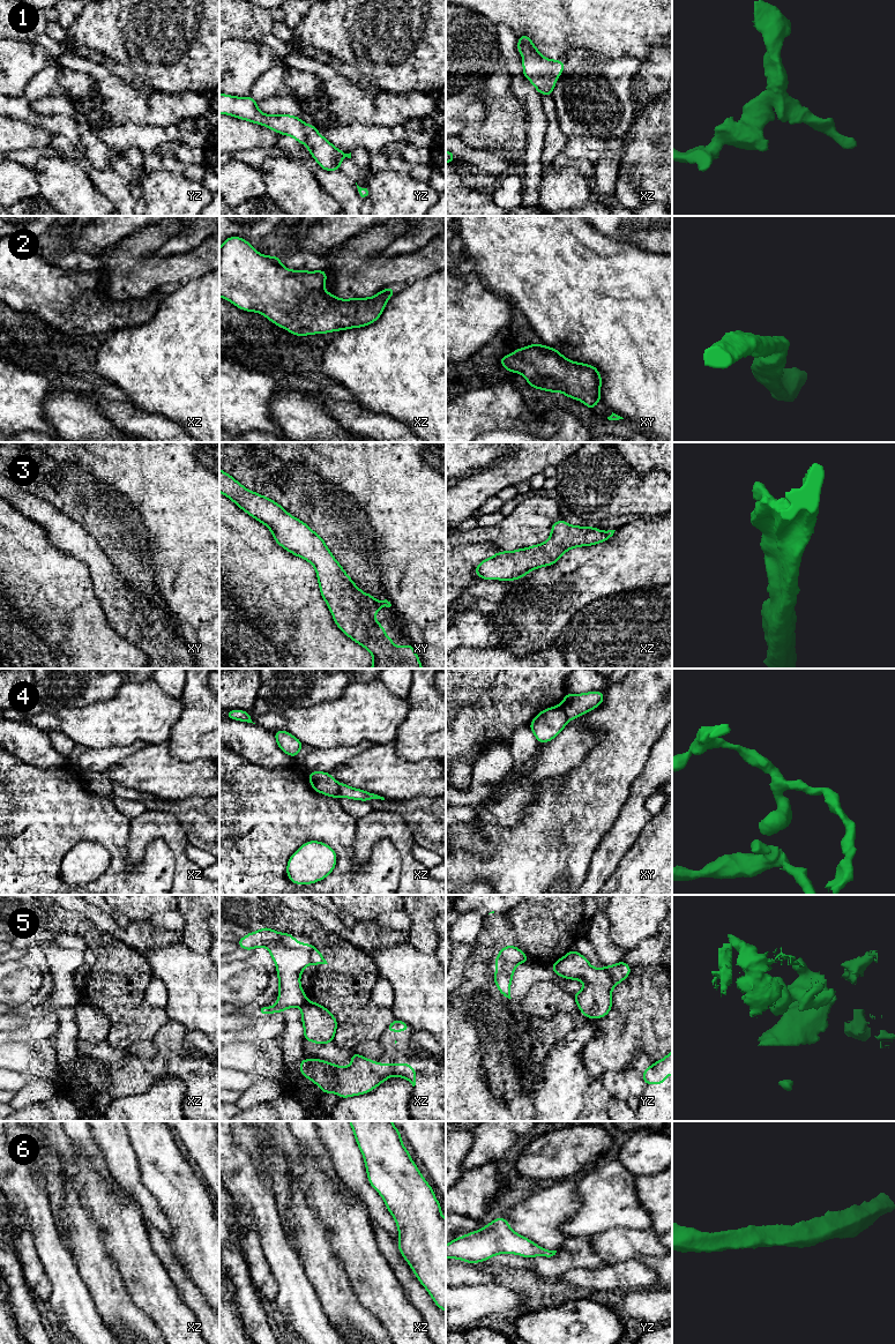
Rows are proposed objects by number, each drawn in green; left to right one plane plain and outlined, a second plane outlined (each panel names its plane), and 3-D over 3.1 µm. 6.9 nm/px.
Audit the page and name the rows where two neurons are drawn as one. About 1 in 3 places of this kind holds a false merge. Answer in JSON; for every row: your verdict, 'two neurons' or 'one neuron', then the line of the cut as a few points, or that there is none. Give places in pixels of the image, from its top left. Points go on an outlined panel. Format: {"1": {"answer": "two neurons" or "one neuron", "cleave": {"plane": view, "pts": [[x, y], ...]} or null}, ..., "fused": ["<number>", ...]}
{"1": {"answer": "one neuron", "cleave": null}, "2": {"answer": "one neuron", "cleave": null}, "3": {"answer": "one neuron", "cleave": null}, "4": {"answer": "two neurons", "cleave": {"plane": "xy", "pts": [[560, 704], [569, 718]]}}, "5": {"answer": "two neurons", "cleave": {"plane": "xz", "pts": [[306, 999], [301, 1007]]}}, "6": {"answer": "one neuron", "cleave": null}, "fused": ["4", "5"]}

